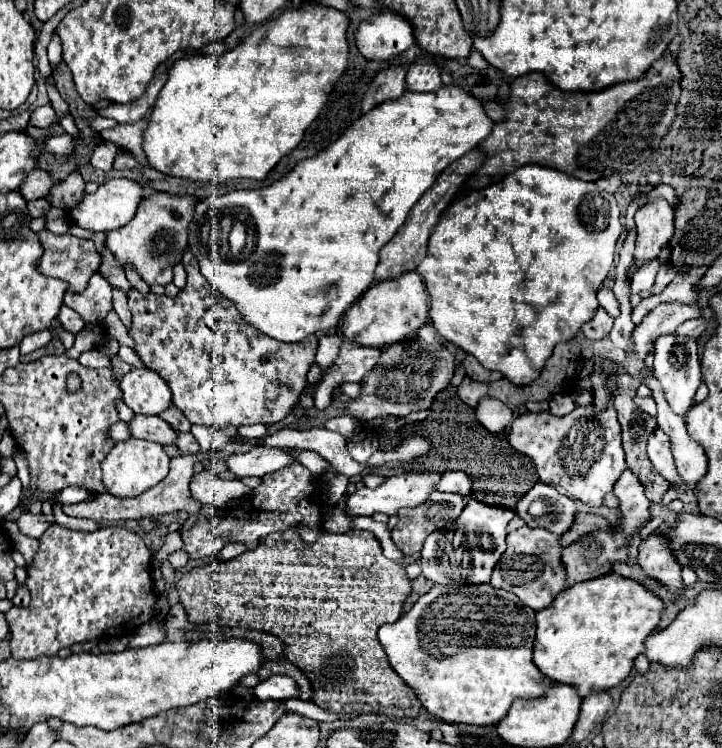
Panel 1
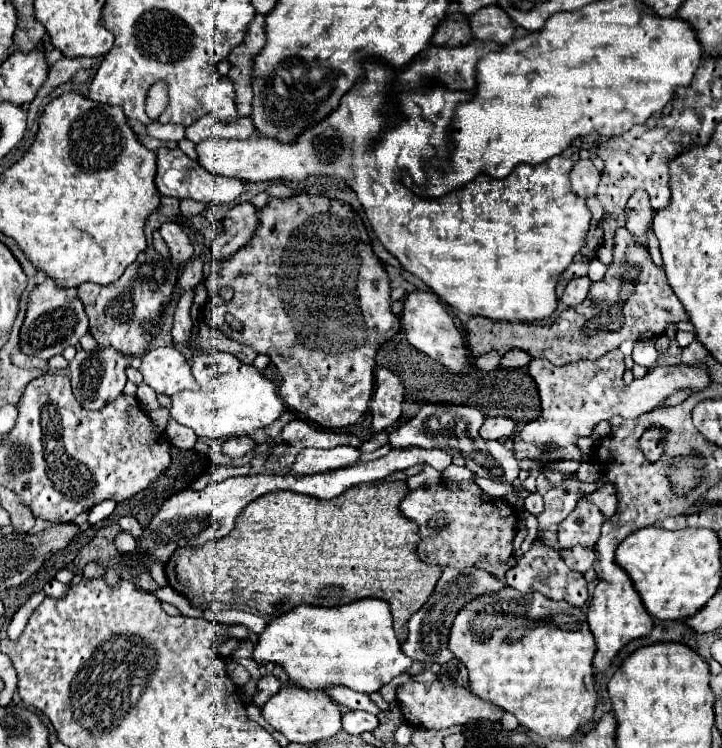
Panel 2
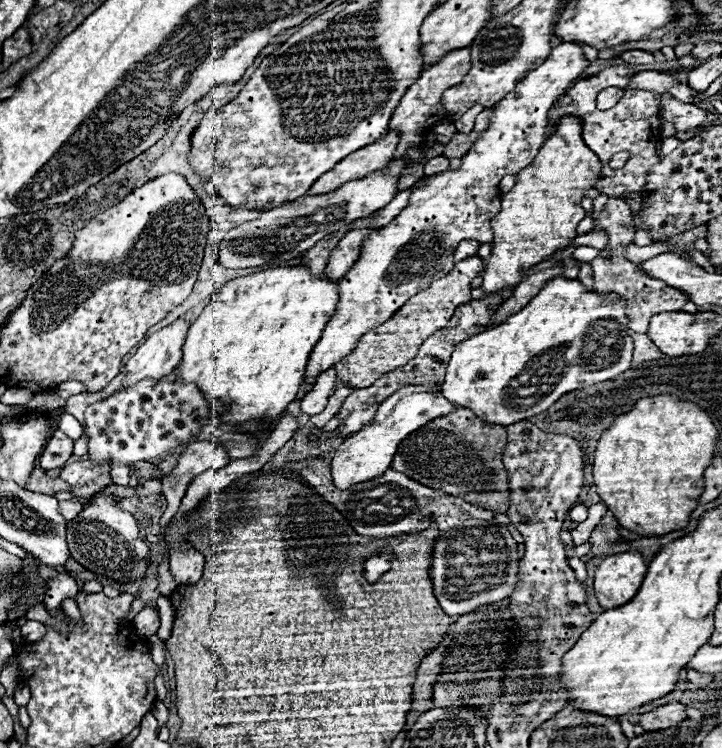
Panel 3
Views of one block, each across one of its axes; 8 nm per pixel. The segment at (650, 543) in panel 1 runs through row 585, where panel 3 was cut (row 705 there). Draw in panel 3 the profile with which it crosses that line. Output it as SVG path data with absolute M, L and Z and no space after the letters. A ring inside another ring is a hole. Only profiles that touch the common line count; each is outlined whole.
M670 702L666 706L654 708L652 712L640 714L640 726L644 730L662 730L666 726L676 726L678 722L682 722L682 718L686 718L684 704Z

